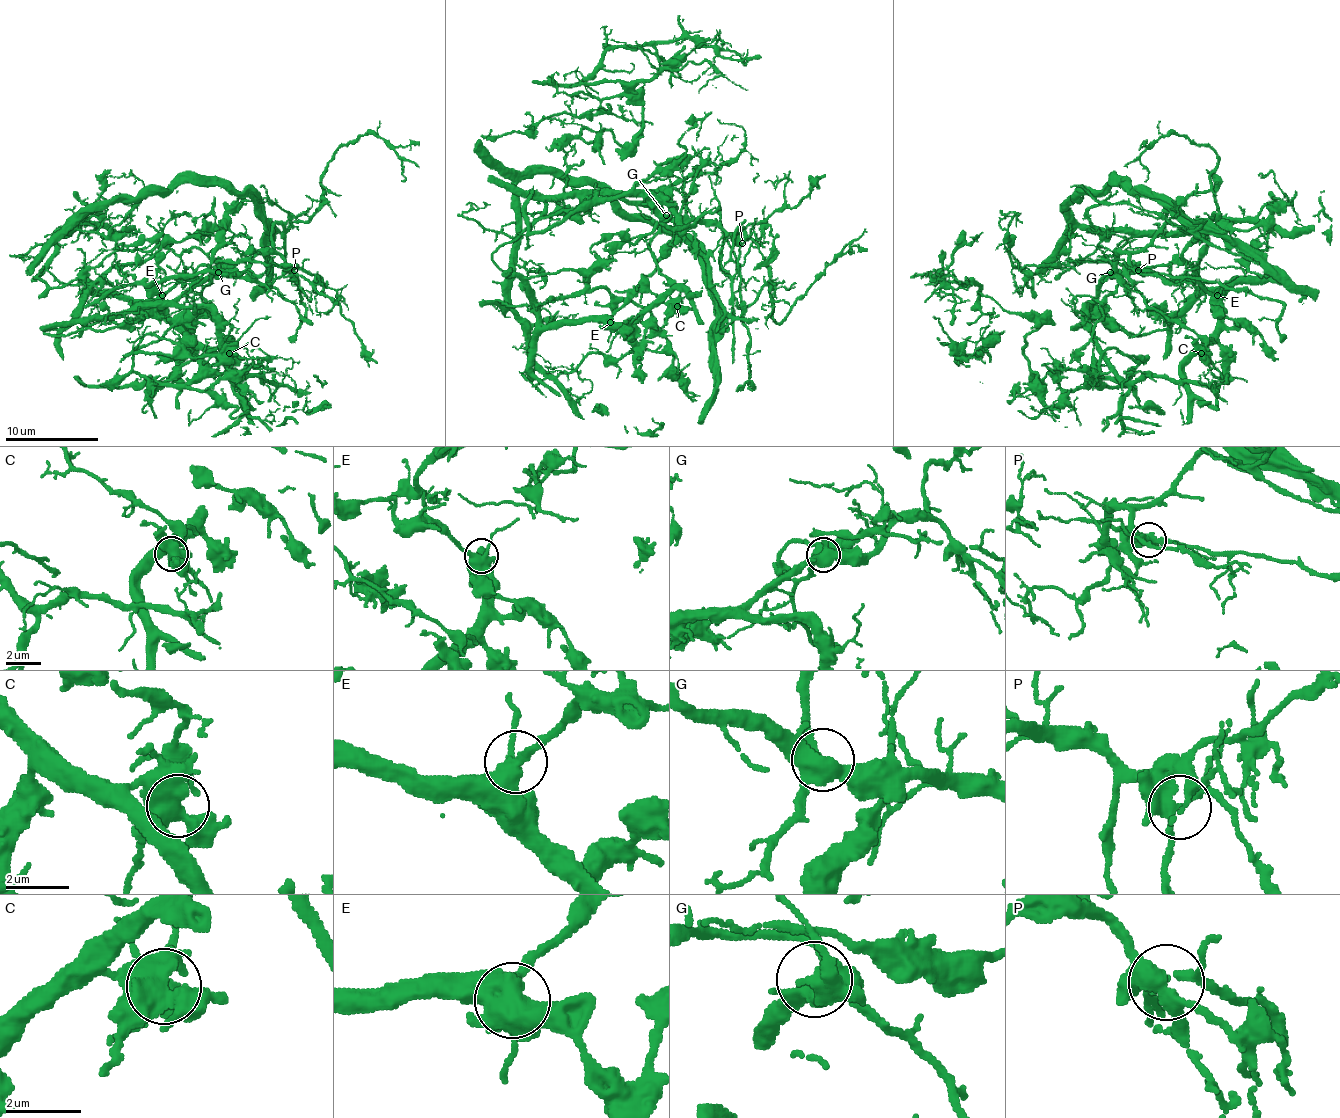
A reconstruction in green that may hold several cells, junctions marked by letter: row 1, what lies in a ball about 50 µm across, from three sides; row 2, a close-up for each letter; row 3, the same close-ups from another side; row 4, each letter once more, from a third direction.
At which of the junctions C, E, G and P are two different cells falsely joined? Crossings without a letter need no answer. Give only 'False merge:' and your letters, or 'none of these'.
False merge: none of these

